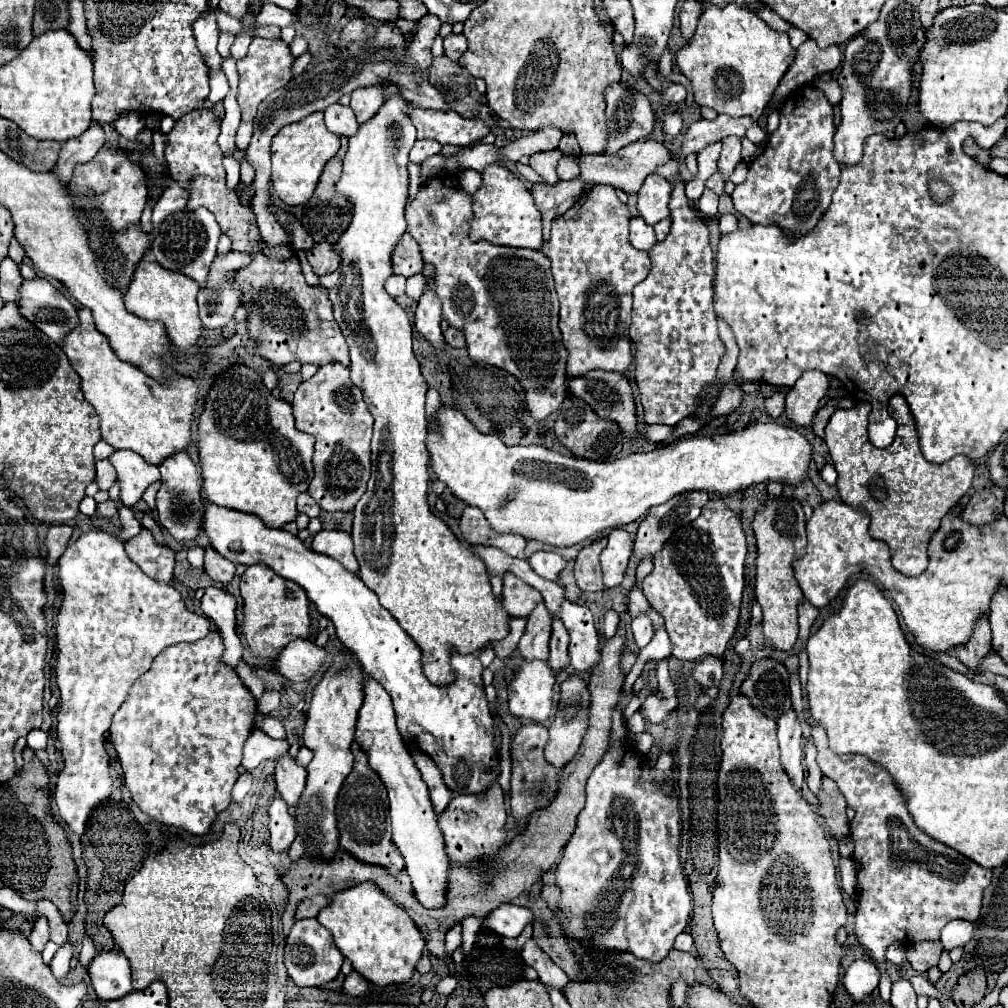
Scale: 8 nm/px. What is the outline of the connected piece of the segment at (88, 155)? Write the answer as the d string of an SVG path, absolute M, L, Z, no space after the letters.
M92 120L92 126L84 134L70 138L62 144L60 154L58 154L58 162L52 172L58 176L58 180L62 184L68 184L72 178L74 164L82 164L82 162L92 160L104 142L106 142L106 138L104 138L102 126L96 120Z

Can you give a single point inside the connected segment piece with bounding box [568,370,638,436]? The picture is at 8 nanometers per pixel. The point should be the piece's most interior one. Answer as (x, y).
(609, 393)

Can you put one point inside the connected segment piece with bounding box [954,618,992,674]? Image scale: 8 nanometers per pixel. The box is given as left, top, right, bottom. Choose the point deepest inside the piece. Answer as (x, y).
(971, 655)

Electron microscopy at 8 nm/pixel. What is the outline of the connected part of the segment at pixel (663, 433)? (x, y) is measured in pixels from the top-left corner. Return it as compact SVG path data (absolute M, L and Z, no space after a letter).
M646 426L642 432L642 438L650 442L660 442L660 440L666 440L670 434L672 434L670 426Z

